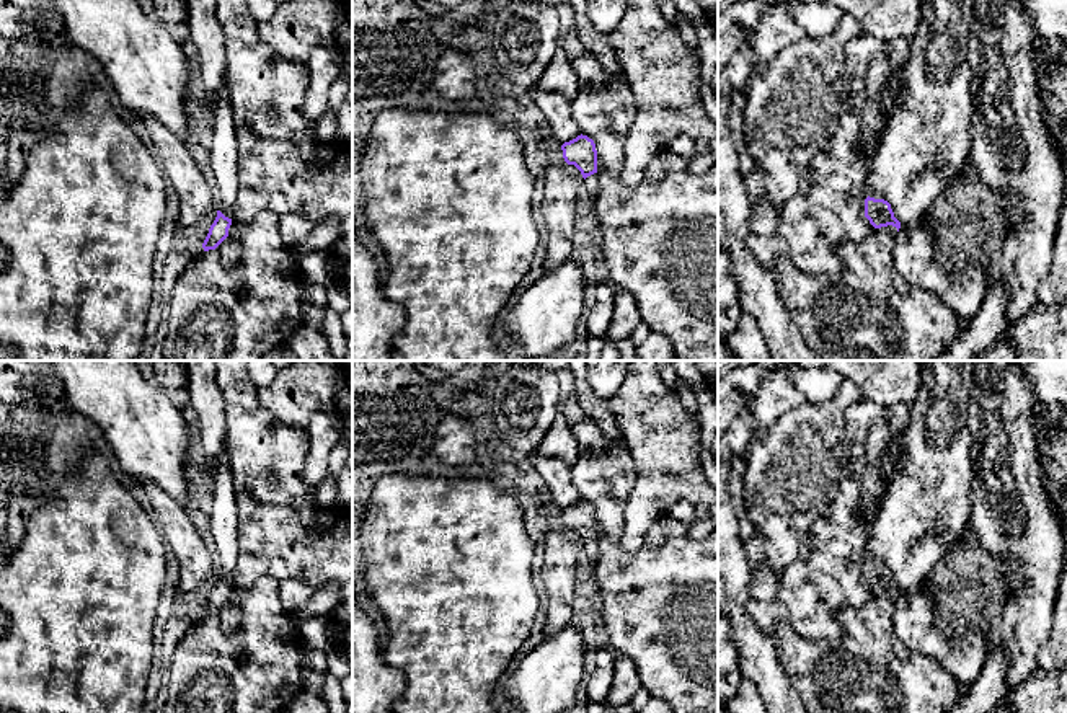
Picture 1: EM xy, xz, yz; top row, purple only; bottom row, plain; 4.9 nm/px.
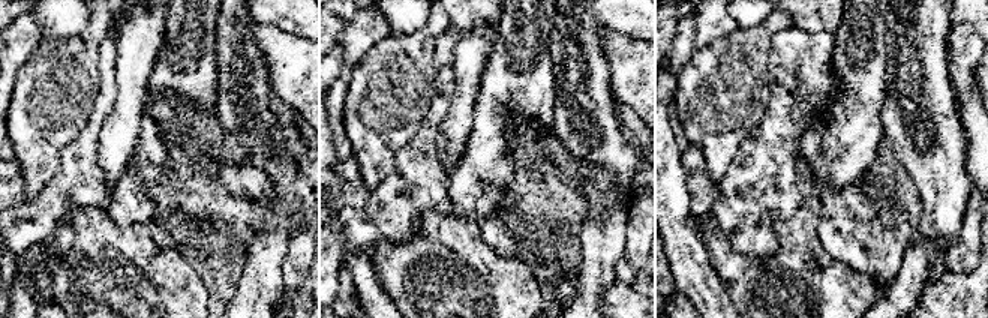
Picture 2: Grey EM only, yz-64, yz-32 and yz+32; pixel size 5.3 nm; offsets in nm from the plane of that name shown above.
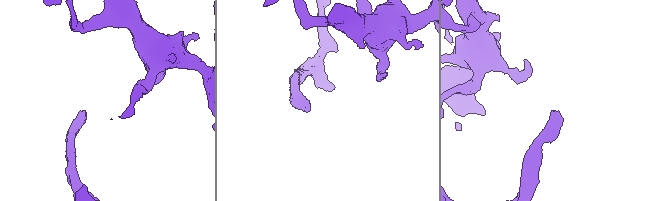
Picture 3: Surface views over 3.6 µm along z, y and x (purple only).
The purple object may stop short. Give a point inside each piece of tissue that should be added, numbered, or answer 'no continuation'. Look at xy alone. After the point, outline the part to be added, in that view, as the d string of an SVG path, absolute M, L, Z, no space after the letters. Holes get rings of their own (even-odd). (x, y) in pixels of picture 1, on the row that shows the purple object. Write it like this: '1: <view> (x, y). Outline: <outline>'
1: xy (224, 139). Outline: M227 88L217 91L212 129L212 171L217 183L217 210L232 219L238 194L238 140Z

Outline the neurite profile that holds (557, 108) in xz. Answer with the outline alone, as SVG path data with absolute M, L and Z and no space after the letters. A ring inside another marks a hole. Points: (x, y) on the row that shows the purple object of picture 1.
M537 85L530 88L530 95L535 106L550 124L551 135L556 142L564 144L581 135L581 131L573 119L571 100L556 91L542 90Z

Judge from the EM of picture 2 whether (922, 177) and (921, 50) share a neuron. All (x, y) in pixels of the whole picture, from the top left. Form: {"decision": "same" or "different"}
{"decision": "same"}

